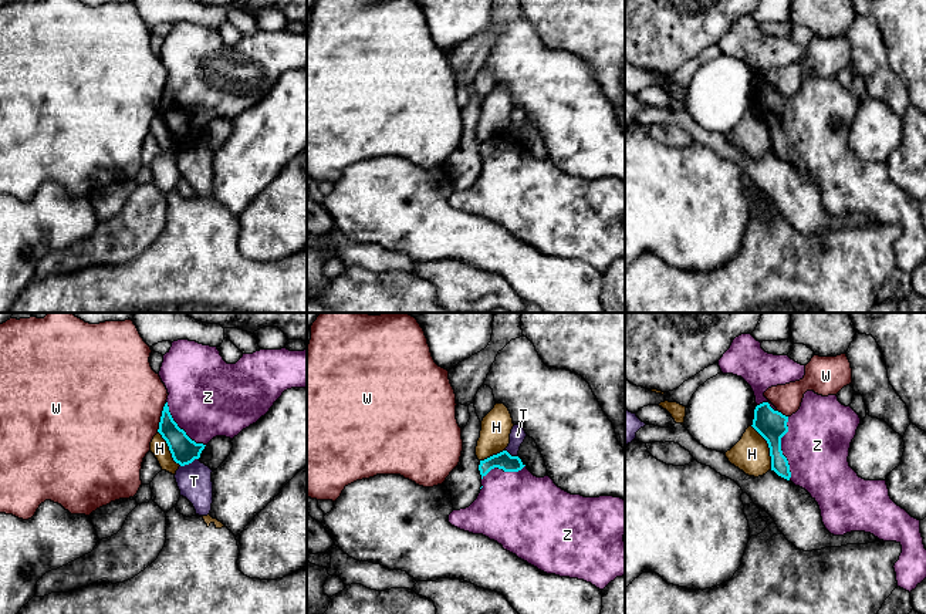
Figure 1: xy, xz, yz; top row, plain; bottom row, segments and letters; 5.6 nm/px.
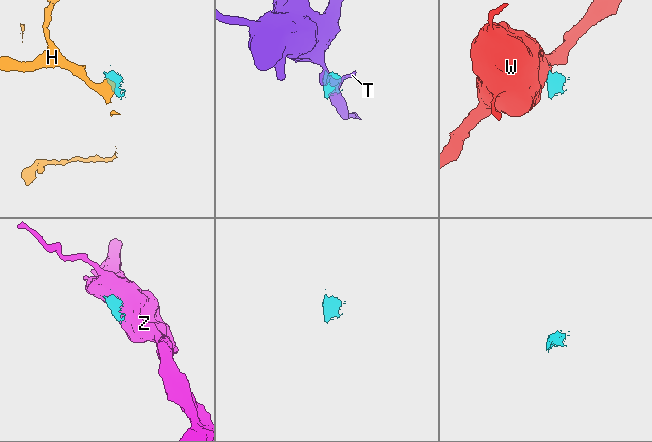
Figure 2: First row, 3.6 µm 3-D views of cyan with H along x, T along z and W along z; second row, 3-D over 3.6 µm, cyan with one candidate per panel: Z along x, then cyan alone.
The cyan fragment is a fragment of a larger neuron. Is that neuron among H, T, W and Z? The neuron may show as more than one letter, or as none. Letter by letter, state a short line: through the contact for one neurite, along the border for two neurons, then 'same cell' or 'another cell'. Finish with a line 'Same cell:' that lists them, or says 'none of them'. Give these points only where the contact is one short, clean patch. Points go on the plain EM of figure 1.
H: line yz (752, 107), (767, 125), (771, 151); another cell
T: line xy (198, 139), (181, 148); another cell
W: line xy (166, 84), (156, 112); another cell
Z: same cell
Same cell: Z

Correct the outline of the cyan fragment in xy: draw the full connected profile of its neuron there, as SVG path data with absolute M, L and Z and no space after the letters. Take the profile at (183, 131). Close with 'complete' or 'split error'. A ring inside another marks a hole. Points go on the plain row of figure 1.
M178 21L163 37L159 58L168 71L158 114L180 148L200 139L216 118L233 121L264 98L284 72L307 70L307 31L260 31L227 45L217 28Z; split error

